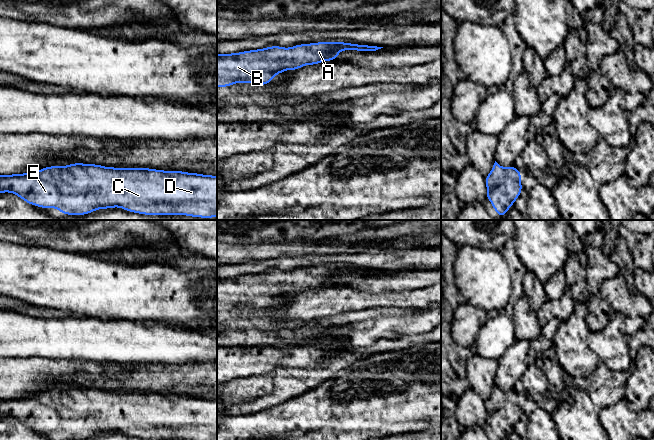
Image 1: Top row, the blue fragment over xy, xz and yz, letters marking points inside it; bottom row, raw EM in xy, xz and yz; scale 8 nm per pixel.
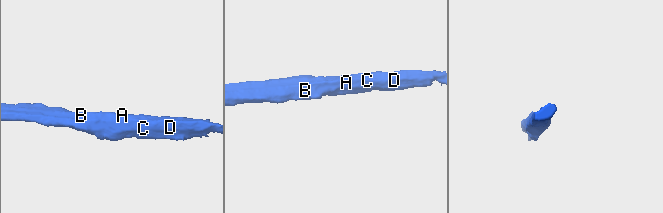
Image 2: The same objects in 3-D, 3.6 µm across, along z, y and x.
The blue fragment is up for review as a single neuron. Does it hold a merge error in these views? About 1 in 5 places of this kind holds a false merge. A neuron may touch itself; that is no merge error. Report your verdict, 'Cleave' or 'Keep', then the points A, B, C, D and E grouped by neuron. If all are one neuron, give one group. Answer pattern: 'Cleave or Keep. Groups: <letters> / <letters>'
Keep. Groups: A B C D E

